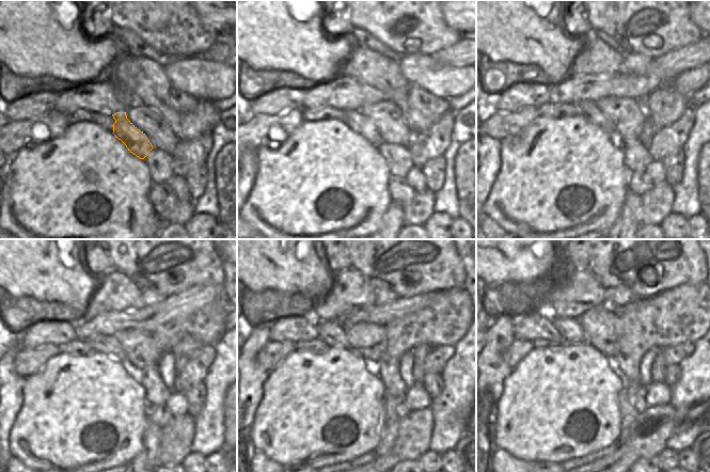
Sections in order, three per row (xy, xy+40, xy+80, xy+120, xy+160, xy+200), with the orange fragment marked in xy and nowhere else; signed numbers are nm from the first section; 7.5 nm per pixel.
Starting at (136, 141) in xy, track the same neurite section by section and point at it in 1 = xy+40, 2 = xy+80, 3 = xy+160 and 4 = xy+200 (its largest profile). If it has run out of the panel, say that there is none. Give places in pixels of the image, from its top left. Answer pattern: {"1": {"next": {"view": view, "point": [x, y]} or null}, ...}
{"1": {"next": {"view": "xy+40", "point": [359, 123]}}, "2": {"next": {"view": "xy+80", "point": [589, 111]}}, "3": {"next": {"view": "xy+160", "point": [331, 332]}}, "4": {"next": {"view": "xy+200", "point": [569, 328]}}}

